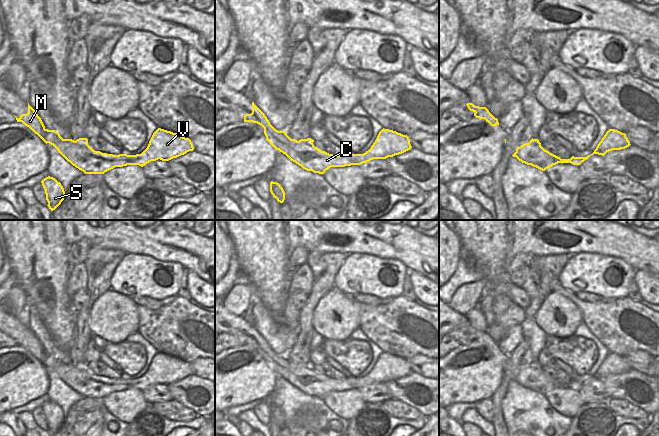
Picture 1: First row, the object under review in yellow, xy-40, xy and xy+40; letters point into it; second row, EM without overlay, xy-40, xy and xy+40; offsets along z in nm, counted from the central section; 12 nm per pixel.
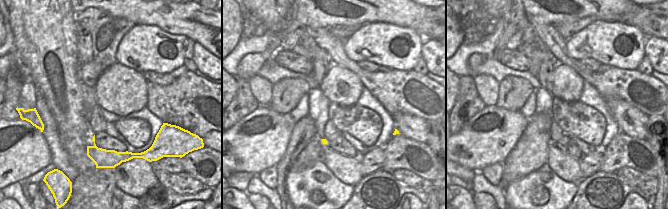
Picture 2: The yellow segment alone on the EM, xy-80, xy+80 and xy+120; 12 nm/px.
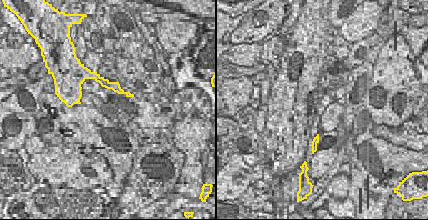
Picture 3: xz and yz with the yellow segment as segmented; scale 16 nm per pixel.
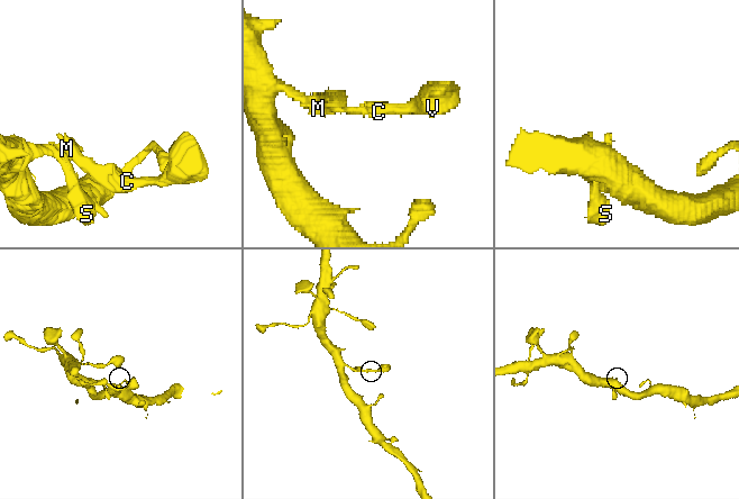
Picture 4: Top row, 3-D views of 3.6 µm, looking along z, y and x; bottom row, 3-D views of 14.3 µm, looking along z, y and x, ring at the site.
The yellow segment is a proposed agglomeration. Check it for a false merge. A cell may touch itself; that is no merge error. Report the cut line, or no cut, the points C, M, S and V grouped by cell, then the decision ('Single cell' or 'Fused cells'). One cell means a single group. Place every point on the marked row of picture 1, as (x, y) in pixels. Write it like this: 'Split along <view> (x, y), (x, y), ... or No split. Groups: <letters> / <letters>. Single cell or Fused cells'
Split along xy-40 (28, 109), (45, 129), (44, 139). Groups: C V / M S. Fused cells

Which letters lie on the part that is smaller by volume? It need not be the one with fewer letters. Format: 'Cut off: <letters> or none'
Cut off: C, V

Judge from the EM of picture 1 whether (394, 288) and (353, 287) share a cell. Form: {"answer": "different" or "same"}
{"answer": "same"}

